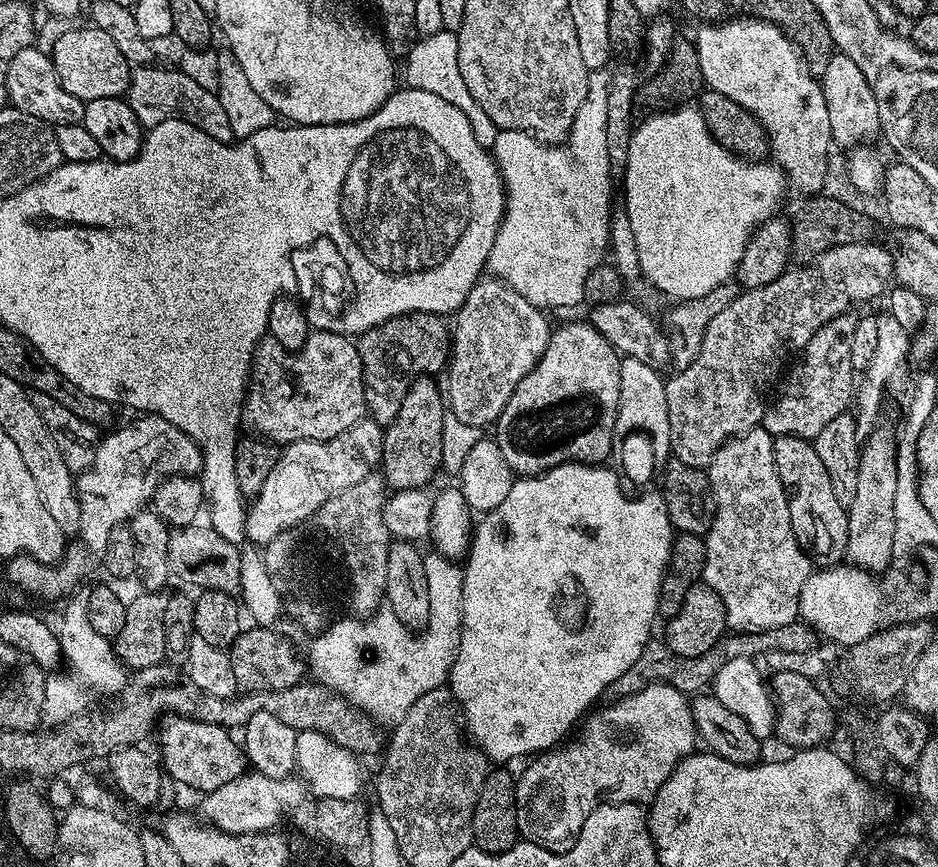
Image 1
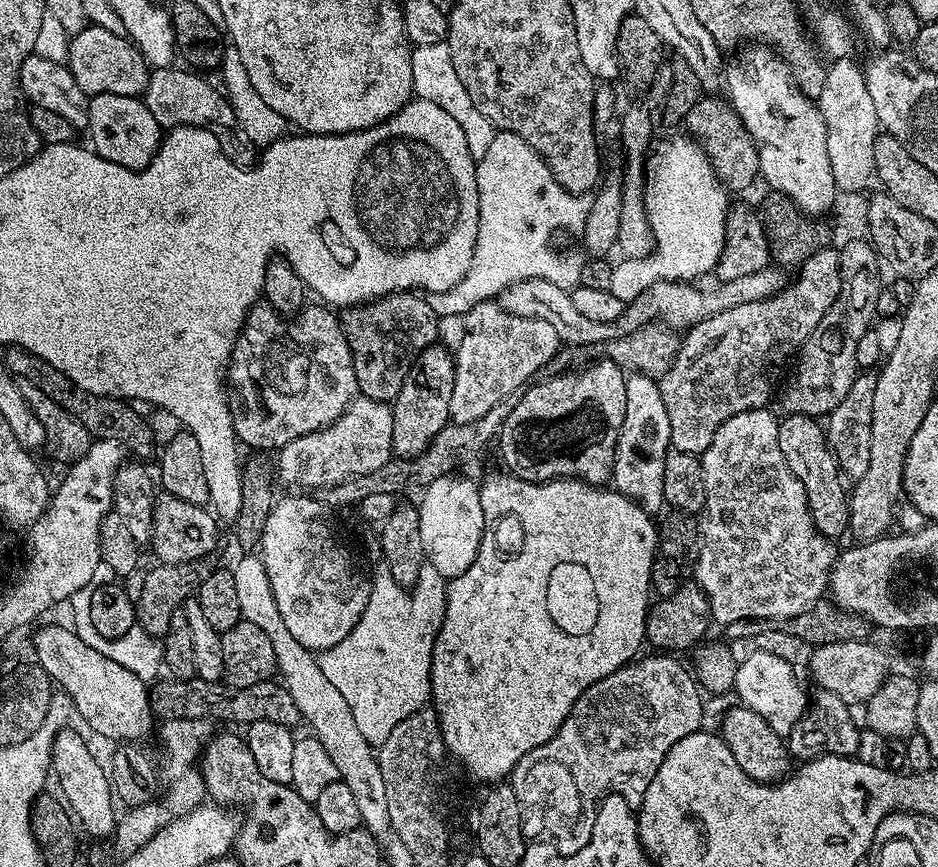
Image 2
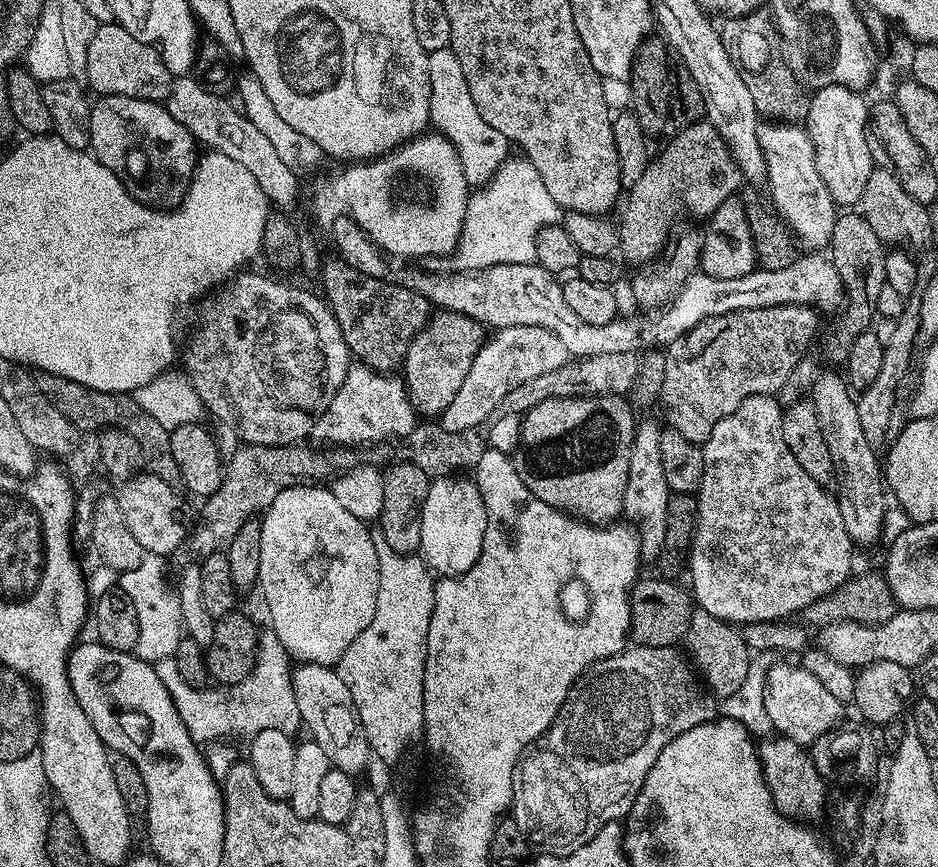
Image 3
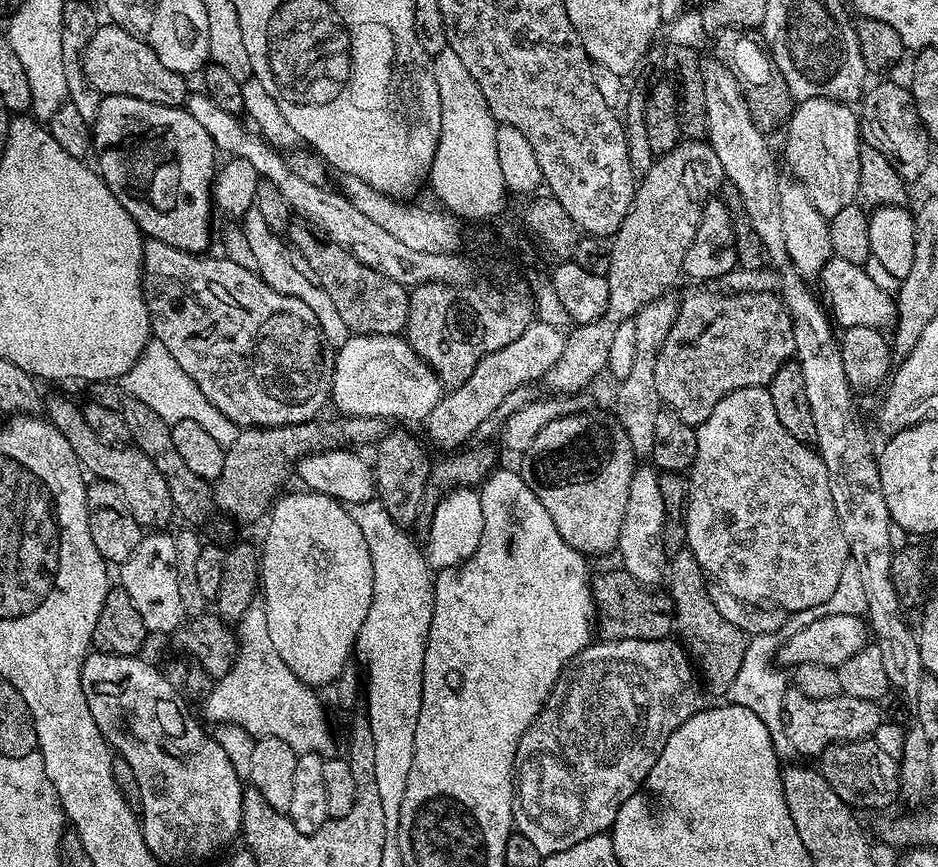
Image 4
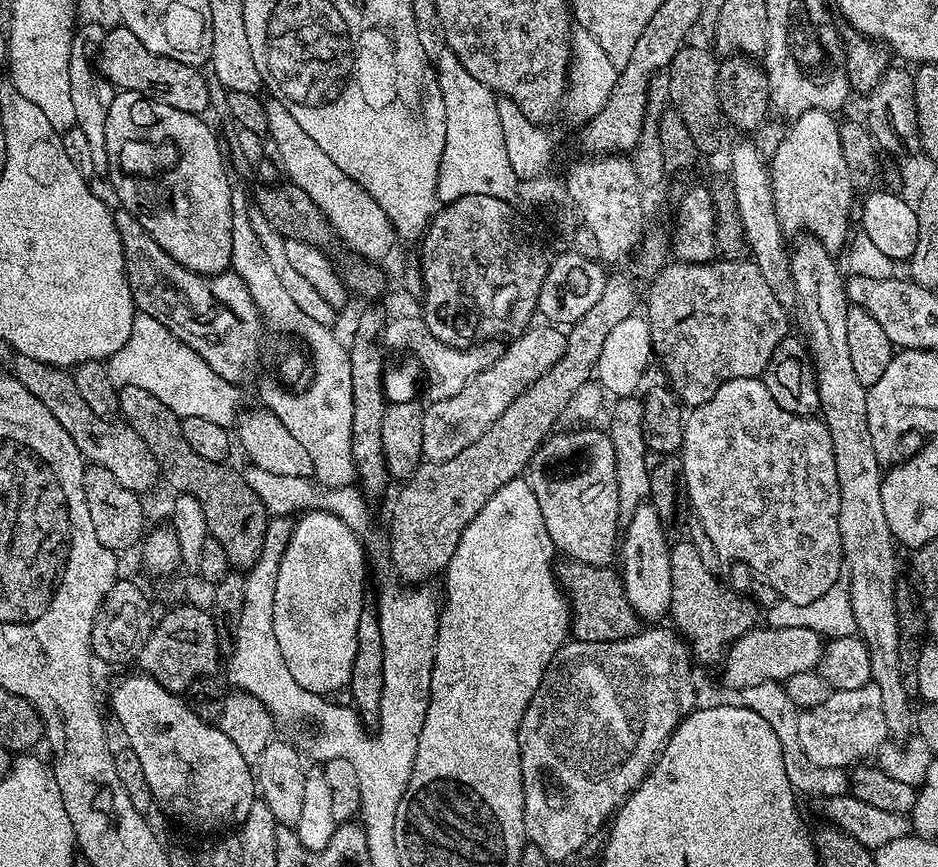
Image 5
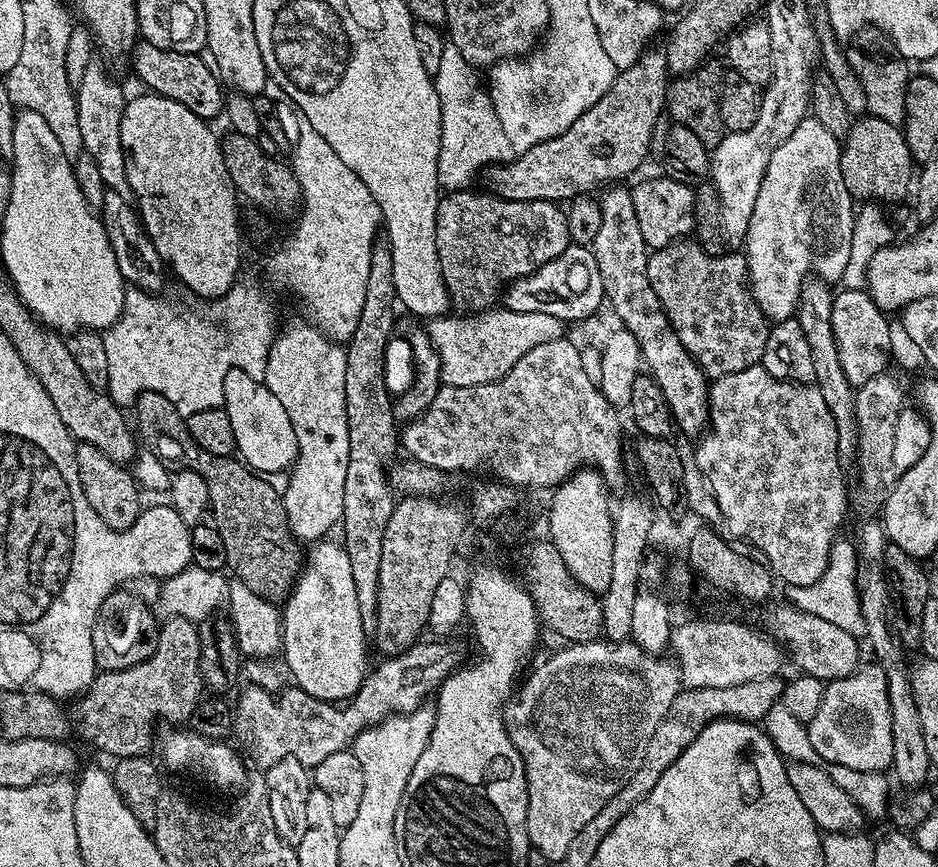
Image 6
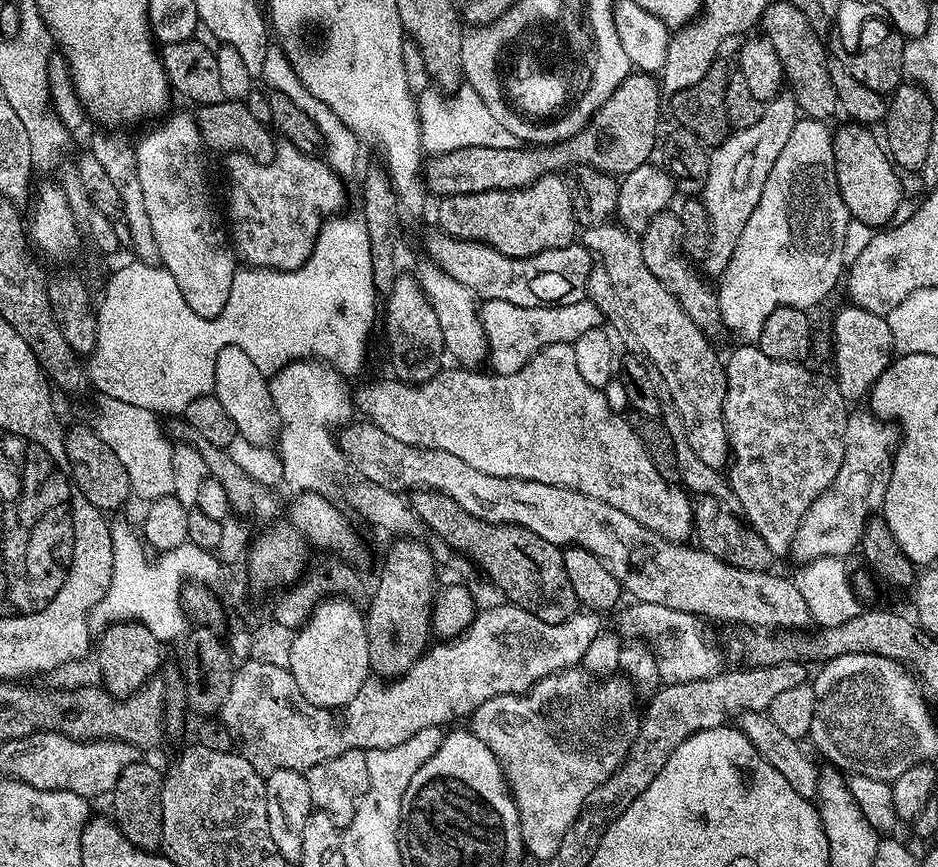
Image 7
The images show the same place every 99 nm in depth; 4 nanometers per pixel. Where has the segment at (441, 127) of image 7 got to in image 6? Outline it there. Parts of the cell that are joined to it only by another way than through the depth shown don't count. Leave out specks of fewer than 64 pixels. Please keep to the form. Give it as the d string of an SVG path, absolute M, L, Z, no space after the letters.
M451 42L445 43L442 50L442 62L438 62L438 70L434 73L438 98L440 99L442 132L440 149L438 150L438 178L443 189L447 191L459 191L469 187L472 178L481 170L494 164L508 163L513 159L514 153L510 141L506 138L502 124L495 114L488 89L482 83L482 76L477 69L462 54L458 54L458 46Z

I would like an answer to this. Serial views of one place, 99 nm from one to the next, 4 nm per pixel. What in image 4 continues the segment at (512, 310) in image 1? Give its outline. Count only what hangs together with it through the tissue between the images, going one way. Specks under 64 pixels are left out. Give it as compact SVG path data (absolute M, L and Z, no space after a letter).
M534 322L522 334L522 338L514 338L510 346L502 346L502 350L494 350L494 354L486 354L482 362L466 378L464 384L455 385L449 394L441 395L438 406L430 410L426 421L428 434L433 442L444 450L459 449L466 440L472 440L478 426L496 415L498 406L513 390L529 387L533 382L543 381L545 374L558 362L558 354L562 354L565 333L561 329Z

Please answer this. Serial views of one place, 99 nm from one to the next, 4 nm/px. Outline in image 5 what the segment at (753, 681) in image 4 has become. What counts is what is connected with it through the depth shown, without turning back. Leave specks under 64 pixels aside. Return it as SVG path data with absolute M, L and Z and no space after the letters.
M776 681L774 683L759 683L758 686L743 689L741 693L743 705L761 715L762 718L769 722L770 728L778 737L778 744L782 747L782 762L786 771L786 778L797 793L803 794L820 794L822 798L836 795L847 795L851 787L849 773L838 767L816 766L806 752L801 748L798 731L799 709L796 709L786 694L783 685Z

